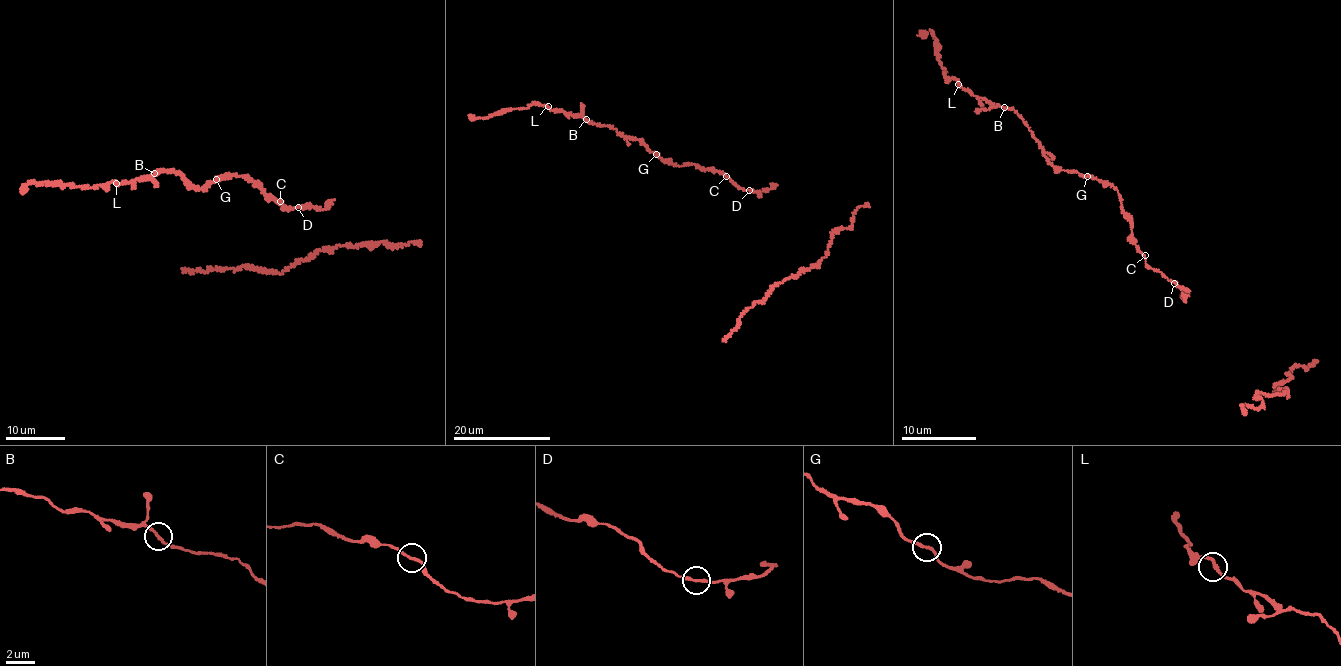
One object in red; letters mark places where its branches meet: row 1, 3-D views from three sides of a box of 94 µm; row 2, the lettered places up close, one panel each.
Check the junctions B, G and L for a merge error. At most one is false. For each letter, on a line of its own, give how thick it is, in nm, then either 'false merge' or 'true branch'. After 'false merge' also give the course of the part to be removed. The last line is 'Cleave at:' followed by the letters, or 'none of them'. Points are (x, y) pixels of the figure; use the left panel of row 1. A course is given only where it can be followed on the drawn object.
B: 200 nm | true branch
G: 200 nm | false merge | (215, 180), (230, 175), (243, 175), (283, 209), (326, 208), (329, 205), (326, 202)
L: 200 nm | true branch
Cleave at: G

